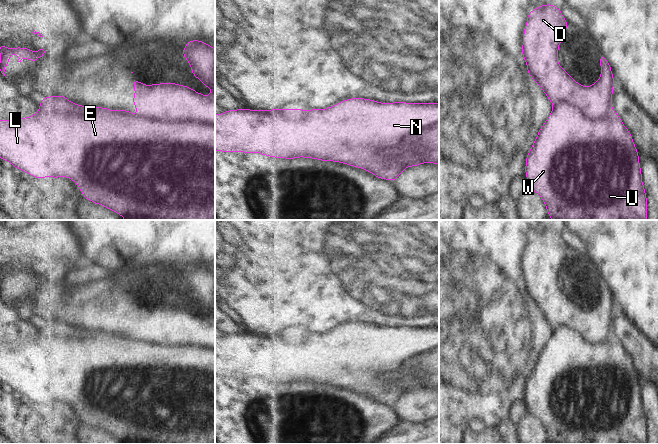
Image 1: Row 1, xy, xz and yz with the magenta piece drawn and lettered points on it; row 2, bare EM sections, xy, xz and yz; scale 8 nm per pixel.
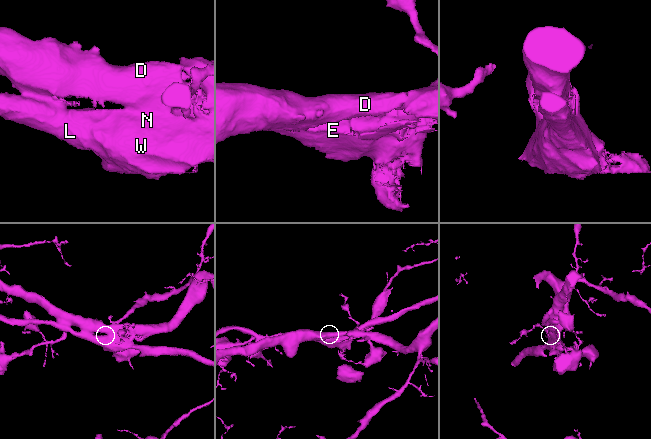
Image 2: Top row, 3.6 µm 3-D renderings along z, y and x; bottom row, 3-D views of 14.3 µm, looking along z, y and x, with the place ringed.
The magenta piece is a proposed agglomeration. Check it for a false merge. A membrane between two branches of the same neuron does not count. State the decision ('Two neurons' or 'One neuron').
Two neurons

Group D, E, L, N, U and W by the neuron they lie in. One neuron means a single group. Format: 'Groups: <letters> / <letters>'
Groups: D / E L N U W

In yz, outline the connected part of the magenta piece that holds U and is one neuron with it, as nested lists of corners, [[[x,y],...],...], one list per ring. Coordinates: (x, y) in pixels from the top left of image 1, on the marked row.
[[[558,102],[553,106],[549,117],[538,131],[529,153],[526,155],[525,175],[529,188],[538,194],[545,203],[548,217],[552,220],[647,220],[647,195],[642,183],[642,172],[639,164],[638,150],[630,131],[624,126],[620,116],[610,108],[600,120],[590,120],[580,108],[566,102]]]

